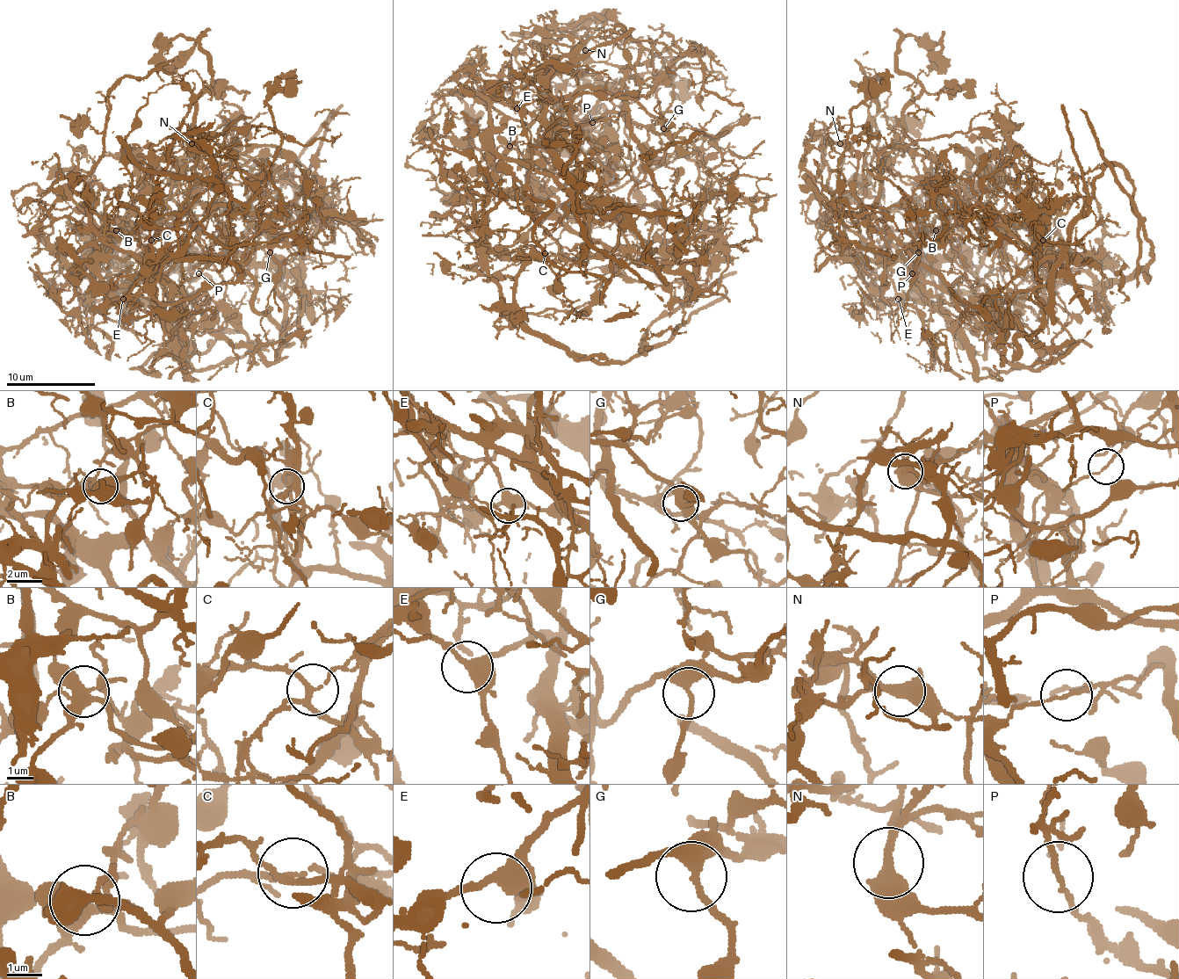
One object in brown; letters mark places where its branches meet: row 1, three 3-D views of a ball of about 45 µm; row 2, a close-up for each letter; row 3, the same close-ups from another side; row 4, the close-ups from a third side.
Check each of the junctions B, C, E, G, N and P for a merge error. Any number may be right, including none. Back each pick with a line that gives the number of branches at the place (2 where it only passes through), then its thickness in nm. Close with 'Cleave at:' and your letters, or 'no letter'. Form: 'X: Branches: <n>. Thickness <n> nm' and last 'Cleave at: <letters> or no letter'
B: Branches: 7. Thickness 420 nm
C: Branches: 4. Thickness 180 nm
N: Branches: 2. Thickness 440 nm
P: Branches: 2. Thickness 110 nm
Cleave at: B, C, N, P

